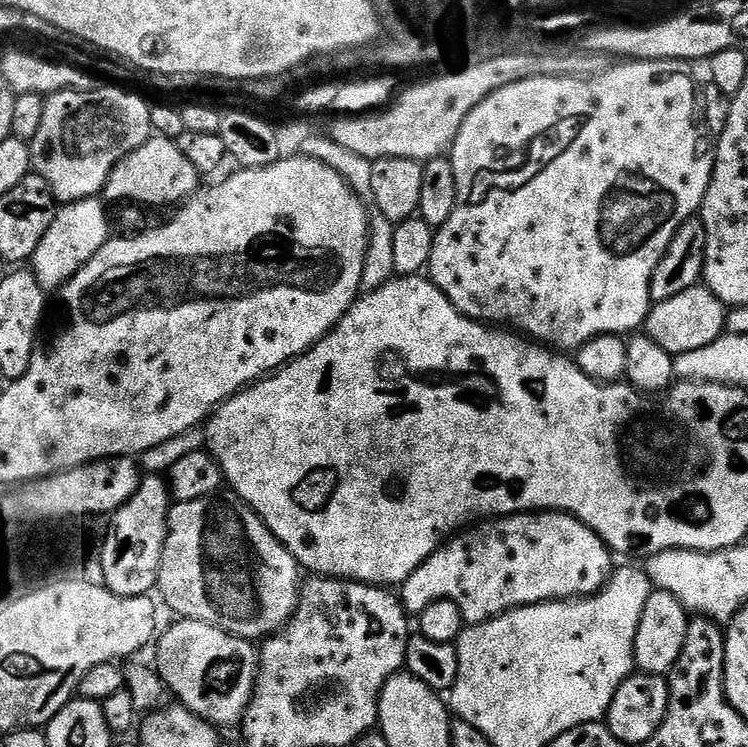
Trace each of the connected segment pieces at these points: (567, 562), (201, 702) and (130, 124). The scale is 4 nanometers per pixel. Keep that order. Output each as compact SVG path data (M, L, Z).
M517 512L515 516L501 516L477 523L445 540L421 562L414 574L404 579L403 584L399 585L398 595L405 612L409 614L419 614L426 610L426 606L430 606L430 602L449 600L458 606L465 625L484 624L495 616L509 612L511 608L543 604L545 600L575 600L582 596L595 596L612 576L612 559L614 553L602 537L571 512Z
M183 618L175 622L177 624L159 633L154 644L154 667L165 689L171 695L173 692L183 707L189 708L213 726L239 725L244 719L244 712L248 709L256 685L258 652L253 641L242 640L206 622Z
M100 86L88 92L54 92L45 99L42 124L30 142L32 172L48 183L53 201L61 205L96 198L113 166L151 135L149 101L132 92Z

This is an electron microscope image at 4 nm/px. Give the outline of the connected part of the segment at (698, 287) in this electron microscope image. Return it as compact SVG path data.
M697 282L670 298L655 301L644 319L643 331L675 358L690 350L702 350L702 346L710 346L710 342L725 335L725 315L725 304L703 283Z

